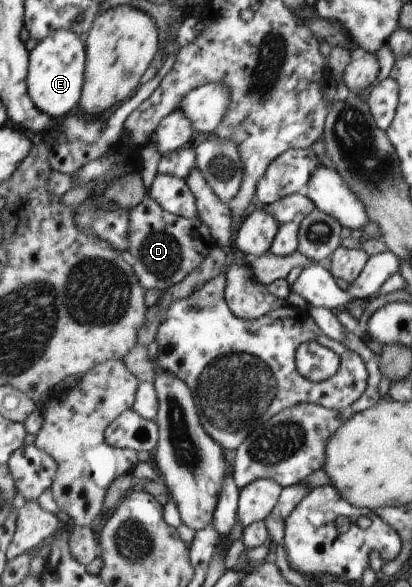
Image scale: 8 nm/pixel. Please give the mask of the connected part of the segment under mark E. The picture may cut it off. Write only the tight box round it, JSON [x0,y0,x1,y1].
[28,29,87,119]

